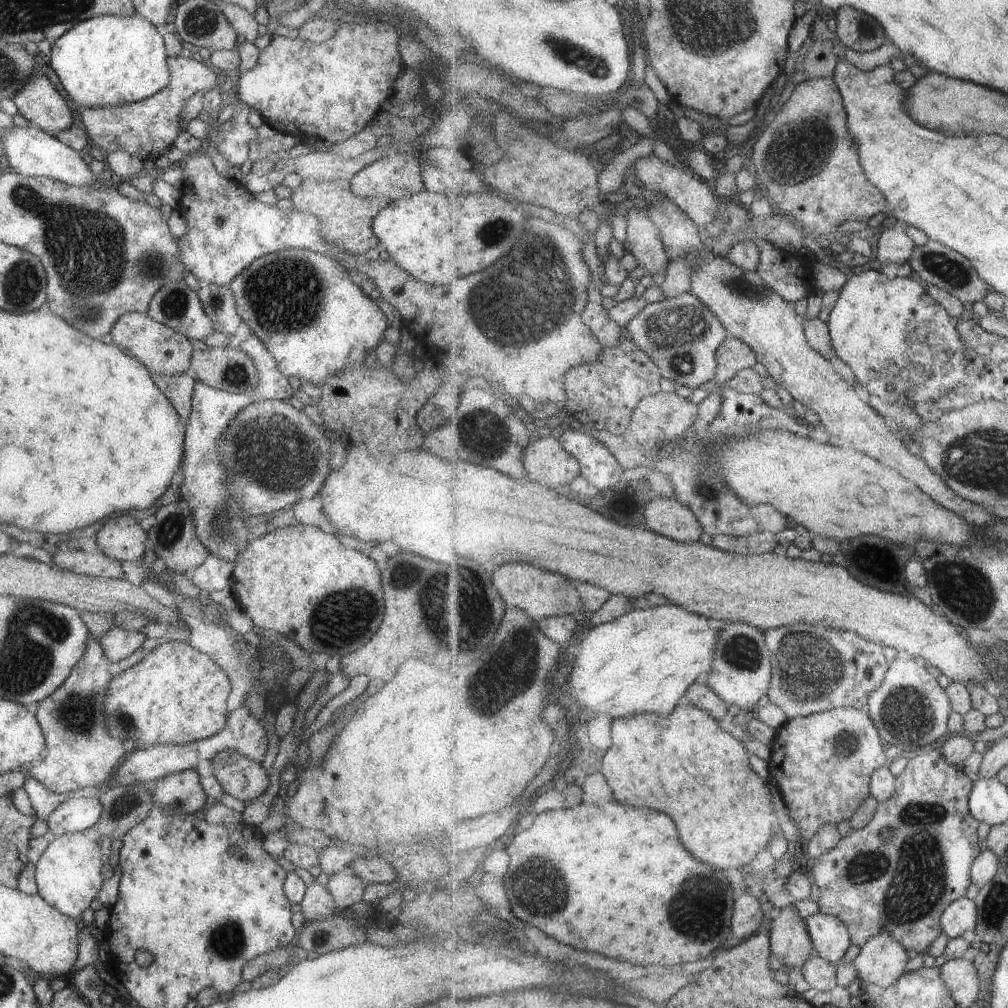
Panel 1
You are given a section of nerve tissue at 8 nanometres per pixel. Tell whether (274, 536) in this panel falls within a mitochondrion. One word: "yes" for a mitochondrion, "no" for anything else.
no

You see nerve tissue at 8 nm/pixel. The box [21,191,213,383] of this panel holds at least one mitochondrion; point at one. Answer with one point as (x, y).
(173, 306)

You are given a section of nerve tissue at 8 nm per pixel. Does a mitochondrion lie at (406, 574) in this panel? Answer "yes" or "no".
yes

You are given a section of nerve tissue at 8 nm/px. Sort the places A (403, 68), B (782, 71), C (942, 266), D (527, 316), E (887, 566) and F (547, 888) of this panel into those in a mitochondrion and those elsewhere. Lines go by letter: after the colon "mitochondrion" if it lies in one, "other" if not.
A: other
B: other
C: mitochondrion
D: mitochondrion
E: other
F: mitochondrion

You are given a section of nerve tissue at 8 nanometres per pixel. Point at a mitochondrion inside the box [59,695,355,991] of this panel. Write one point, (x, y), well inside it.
(227, 940)

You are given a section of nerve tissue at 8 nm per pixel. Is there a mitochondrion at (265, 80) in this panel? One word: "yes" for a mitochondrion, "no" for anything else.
no

